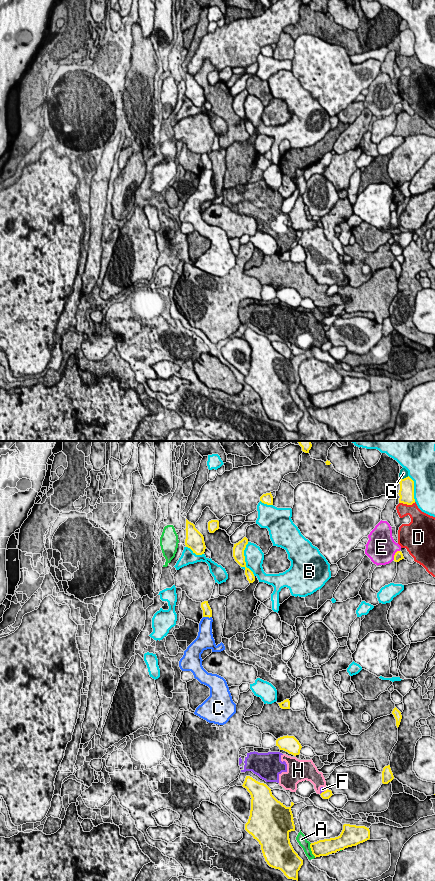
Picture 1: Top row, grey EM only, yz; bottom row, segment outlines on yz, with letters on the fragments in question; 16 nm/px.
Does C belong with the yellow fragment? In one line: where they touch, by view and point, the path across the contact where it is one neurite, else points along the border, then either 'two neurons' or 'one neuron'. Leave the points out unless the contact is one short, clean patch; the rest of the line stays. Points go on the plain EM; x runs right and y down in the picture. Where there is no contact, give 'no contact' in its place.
meets yellow in yz at (207, 168); one neuron

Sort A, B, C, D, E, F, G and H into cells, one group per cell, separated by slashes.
A B / C / D / E / F H / G

